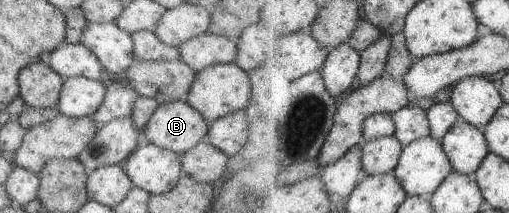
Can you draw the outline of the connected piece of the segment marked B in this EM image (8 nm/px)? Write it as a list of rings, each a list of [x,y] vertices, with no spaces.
[[[186,102],[159,104],[141,129],[141,142],[183,154],[203,141],[208,122]]]

